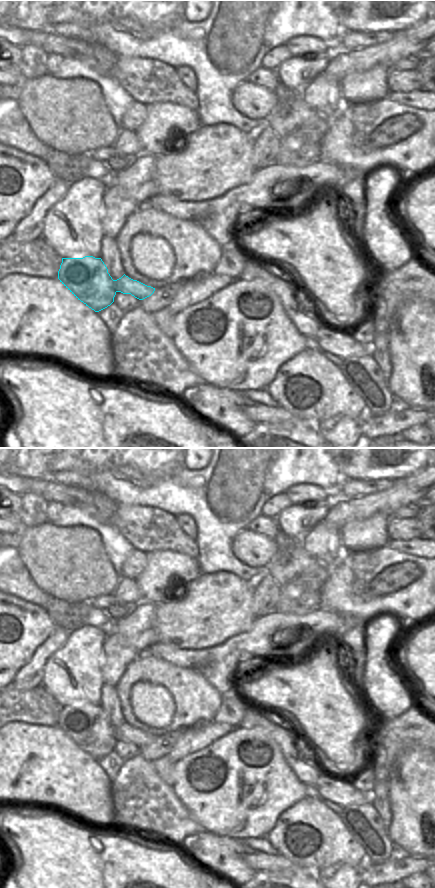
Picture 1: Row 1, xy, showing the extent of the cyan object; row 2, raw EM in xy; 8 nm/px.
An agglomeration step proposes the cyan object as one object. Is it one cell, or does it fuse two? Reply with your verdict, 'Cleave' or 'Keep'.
Cleave.

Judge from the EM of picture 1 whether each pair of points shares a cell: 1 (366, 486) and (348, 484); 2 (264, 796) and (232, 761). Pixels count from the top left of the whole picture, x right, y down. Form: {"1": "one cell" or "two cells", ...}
{"1": "one cell", "2": "one cell"}

